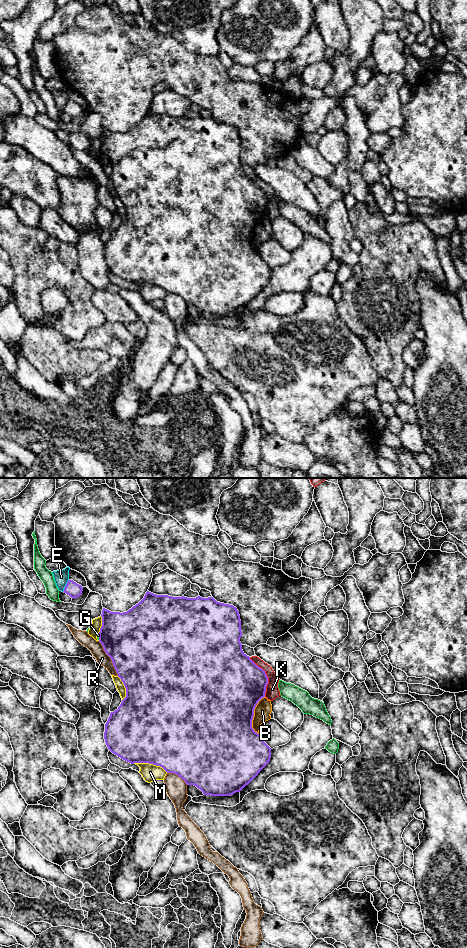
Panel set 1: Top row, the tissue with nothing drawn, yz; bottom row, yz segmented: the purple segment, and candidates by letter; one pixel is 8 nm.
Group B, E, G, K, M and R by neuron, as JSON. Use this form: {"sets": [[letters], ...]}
{"sets": [["B"], ["E"], ["G"], ["K"], ["M"], ["R"]]}

